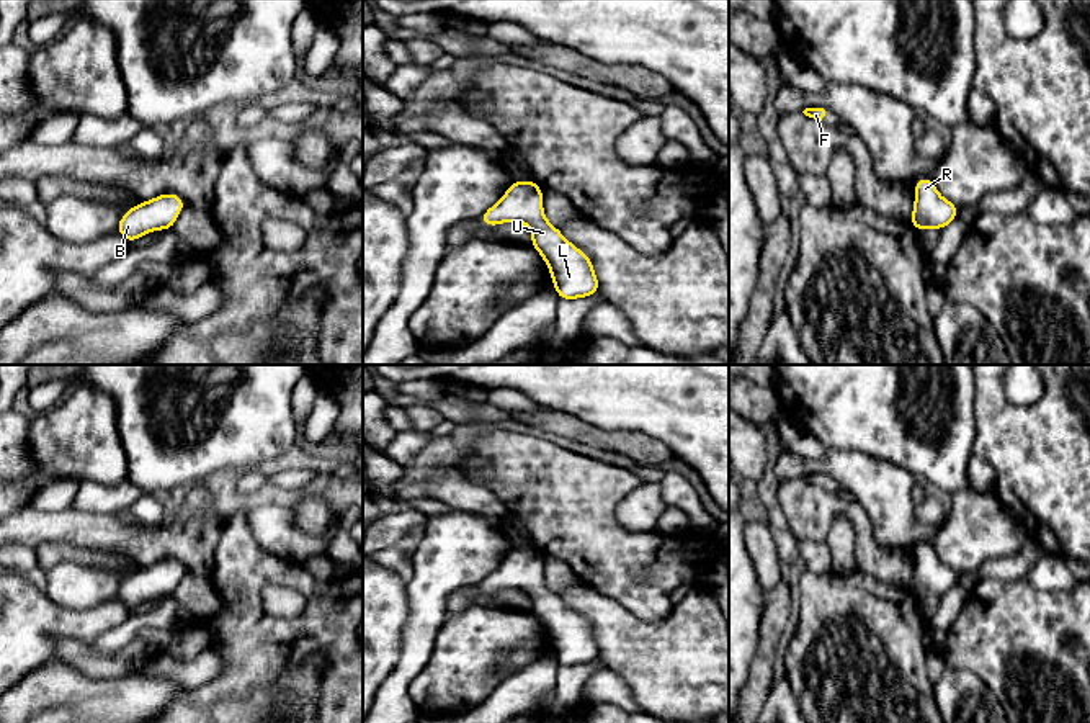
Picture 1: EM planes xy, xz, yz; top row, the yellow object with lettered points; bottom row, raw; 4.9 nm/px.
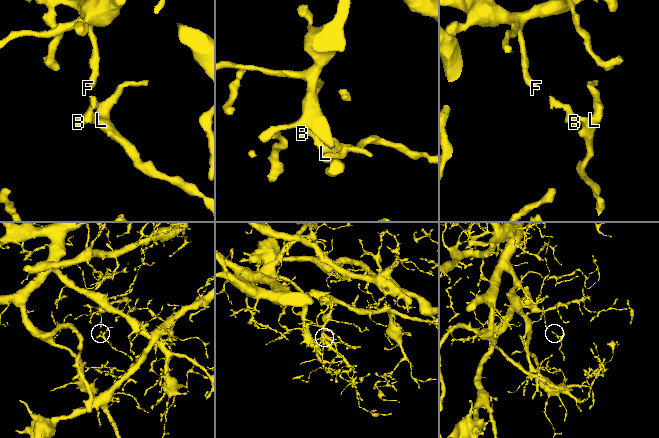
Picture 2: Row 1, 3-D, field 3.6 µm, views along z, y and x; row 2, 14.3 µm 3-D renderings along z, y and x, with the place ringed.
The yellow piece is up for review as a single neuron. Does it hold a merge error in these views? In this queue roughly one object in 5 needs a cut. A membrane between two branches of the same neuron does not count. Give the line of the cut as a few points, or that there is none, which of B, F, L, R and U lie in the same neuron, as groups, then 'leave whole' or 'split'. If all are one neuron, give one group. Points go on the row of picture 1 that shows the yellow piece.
no cut; B F L R U; leave whole

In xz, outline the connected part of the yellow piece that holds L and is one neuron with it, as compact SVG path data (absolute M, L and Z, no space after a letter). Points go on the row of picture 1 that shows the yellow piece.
M513 182L507 188L505 198L489 208L480 219L485 226L516 221L529 227L531 245L549 265L559 299L577 299L598 293L600 283L590 257L546 219L543 196L541 186L534 182Z

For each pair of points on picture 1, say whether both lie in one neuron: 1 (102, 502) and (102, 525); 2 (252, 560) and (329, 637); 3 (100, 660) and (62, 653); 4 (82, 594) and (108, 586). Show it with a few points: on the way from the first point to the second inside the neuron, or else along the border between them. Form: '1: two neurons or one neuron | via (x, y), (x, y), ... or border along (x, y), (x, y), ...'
1: two neurons | border along (71, 506), (80, 511), (115, 516)
2: one neuron | via (278, 571), (296, 576), (329, 610)
3: one neuron | via (90, 660), (72, 653)
4: one neuron | via (89, 588), (102, 586)

